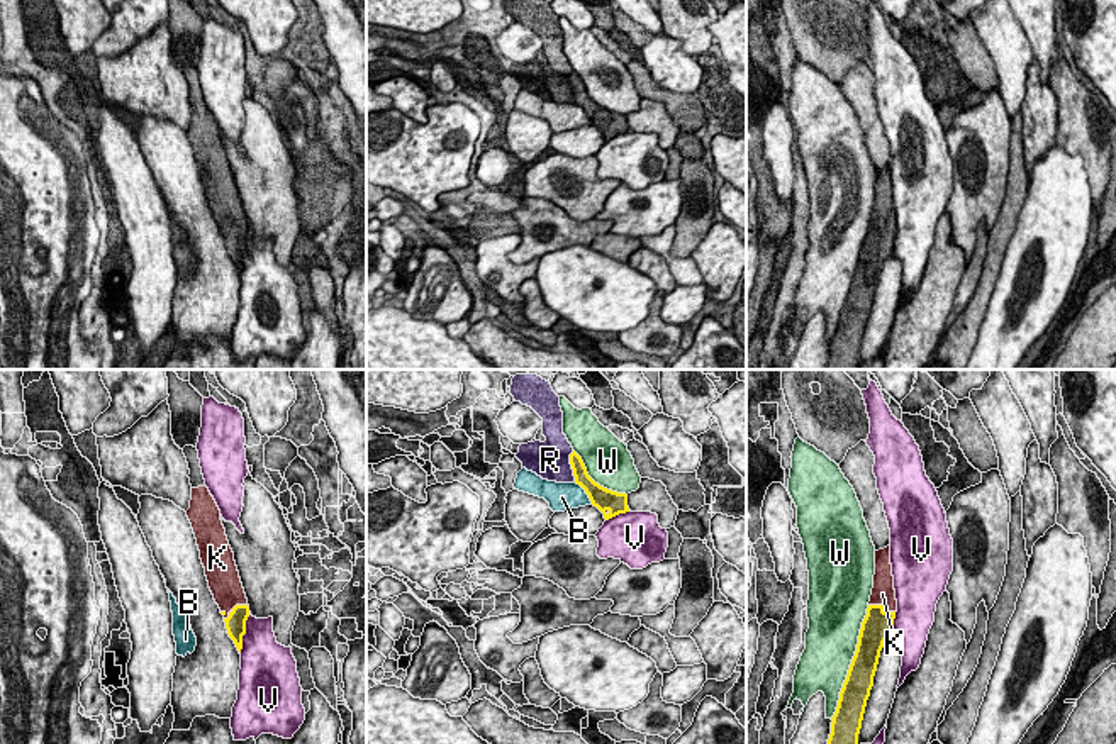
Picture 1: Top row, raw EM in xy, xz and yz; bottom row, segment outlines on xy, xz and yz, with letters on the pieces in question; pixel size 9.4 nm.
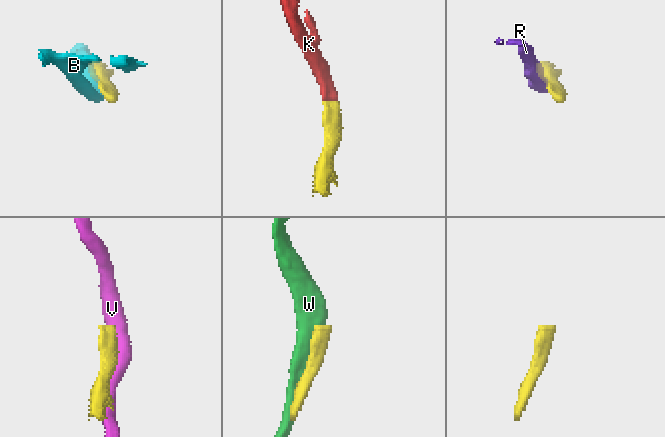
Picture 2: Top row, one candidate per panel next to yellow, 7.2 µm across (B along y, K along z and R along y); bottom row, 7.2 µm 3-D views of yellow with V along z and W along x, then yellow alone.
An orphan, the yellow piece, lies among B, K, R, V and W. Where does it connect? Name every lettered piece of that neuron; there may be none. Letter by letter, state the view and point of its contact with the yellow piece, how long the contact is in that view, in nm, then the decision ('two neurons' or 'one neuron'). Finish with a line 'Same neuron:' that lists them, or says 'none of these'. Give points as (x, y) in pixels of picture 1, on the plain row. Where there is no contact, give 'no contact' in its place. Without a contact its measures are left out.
B: contact xz (585, 112); length 260 nm; two neurons
K: contact xy (234, 227); length 260 nm; one neuron
R: contact xz (572, 87); length 300 nm; two neurons
V: contact xy (245, 253); length 420 nm; two neurons
W: contact yz (852, 282); length 1100 nm; two neurons
Same neuron: K

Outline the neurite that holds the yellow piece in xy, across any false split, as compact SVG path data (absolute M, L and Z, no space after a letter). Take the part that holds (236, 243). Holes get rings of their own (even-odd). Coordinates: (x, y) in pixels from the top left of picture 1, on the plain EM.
M185 66L183 75L188 83L192 105L187 137L197 159L209 208L224 236L227 254L241 273L246 241L249 237L248 219L220 141L220 130L205 107L198 71L193 66Z

